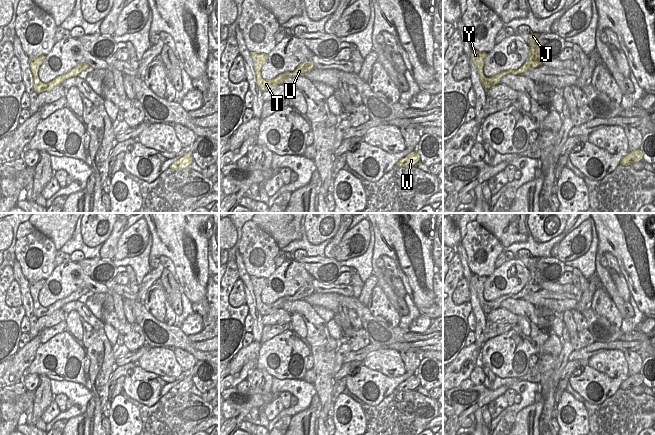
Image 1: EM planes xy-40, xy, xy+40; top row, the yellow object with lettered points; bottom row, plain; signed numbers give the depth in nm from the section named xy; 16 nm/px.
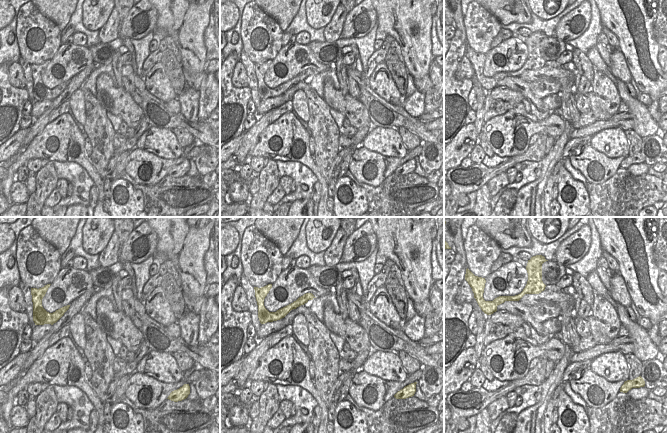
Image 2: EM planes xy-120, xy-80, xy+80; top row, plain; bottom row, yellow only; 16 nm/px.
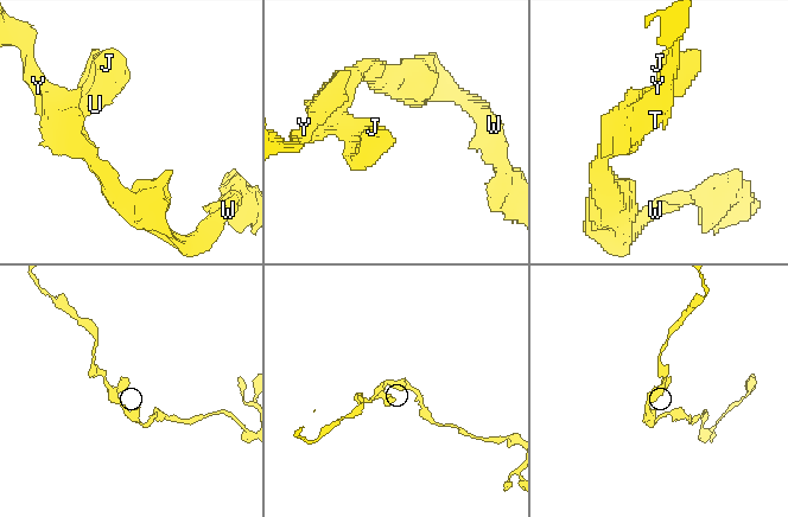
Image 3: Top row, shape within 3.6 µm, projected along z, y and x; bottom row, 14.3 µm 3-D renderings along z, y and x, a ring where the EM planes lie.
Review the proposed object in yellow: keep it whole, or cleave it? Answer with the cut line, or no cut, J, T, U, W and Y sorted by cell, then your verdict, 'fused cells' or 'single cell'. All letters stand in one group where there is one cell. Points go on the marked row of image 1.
cut none; groups J T U W Y; single cell

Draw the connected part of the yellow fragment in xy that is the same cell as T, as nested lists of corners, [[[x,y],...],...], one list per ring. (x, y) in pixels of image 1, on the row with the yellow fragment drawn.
[[[250,52],[250,55],[253,60],[253,68],[256,75],[256,82],[262,92],[269,91],[275,86],[282,85],[283,79],[285,77],[303,76],[305,73],[308,73],[314,69],[314,64],[312,62],[306,61],[300,64],[293,72],[284,72],[282,74],[279,74],[276,78],[272,80],[264,80],[261,76],[261,68],[265,64],[268,54],[257,54],[254,52]]]

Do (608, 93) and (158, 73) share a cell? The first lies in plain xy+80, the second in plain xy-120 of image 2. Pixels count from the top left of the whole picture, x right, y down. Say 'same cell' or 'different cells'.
same cell

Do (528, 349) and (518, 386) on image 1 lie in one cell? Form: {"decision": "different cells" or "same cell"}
{"decision": "different cells"}

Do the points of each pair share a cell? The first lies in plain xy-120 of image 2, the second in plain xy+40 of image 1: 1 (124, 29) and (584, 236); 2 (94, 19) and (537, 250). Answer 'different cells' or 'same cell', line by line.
1: same cell
2: different cells

